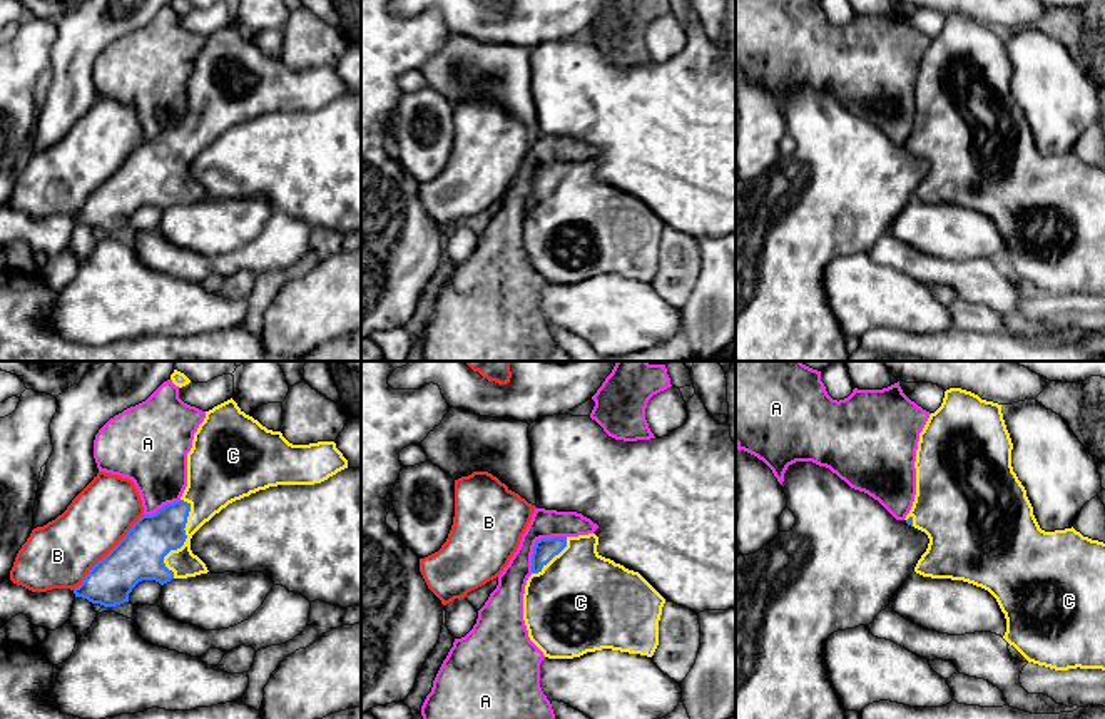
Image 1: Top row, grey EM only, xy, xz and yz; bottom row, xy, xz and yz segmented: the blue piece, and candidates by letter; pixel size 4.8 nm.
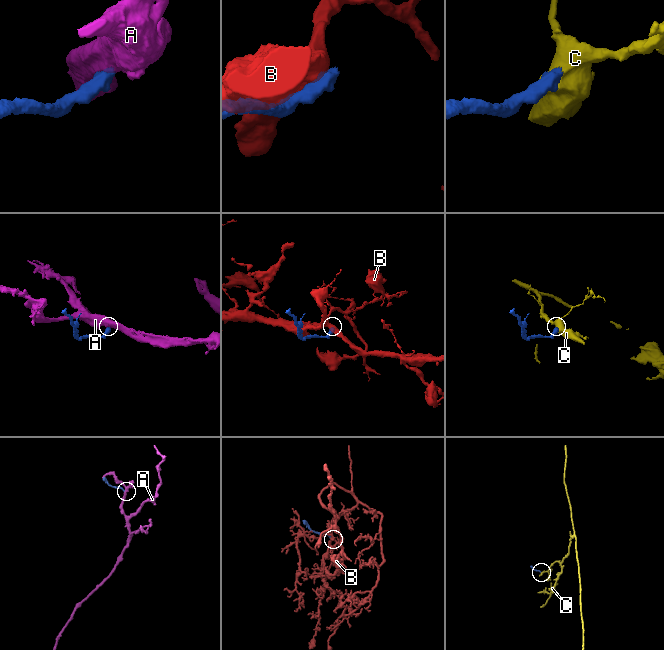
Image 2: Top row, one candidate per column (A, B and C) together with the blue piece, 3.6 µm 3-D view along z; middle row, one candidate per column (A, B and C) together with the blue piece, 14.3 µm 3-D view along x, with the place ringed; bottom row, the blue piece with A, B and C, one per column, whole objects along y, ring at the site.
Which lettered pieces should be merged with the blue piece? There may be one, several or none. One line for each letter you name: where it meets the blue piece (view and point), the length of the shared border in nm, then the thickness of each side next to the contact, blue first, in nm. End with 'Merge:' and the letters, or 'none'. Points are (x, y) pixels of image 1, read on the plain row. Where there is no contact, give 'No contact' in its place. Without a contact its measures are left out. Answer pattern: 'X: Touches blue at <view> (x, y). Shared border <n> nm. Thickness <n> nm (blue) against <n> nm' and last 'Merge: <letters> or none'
C: Touches blue at xy (184, 166). Shared border 380 nm. Thickness 240 nm (blue) against 190 nm
Merge: C

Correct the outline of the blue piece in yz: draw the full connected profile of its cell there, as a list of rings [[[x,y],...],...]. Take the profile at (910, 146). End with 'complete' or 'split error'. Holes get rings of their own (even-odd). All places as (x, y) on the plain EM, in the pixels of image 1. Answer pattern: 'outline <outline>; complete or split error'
outline [[[950,13],[941,32],[929,40],[916,75],[916,120],[906,149],[929,164],[914,197],[931,204],[963,206],[988,216],[1006,244],[1003,264],[1028,288],[1055,296],[1105,296],[1105,169],[1083,162],[1073,152],[1040,154],[1026,115],[1011,92],[1013,69],[1001,30]]]; split error

